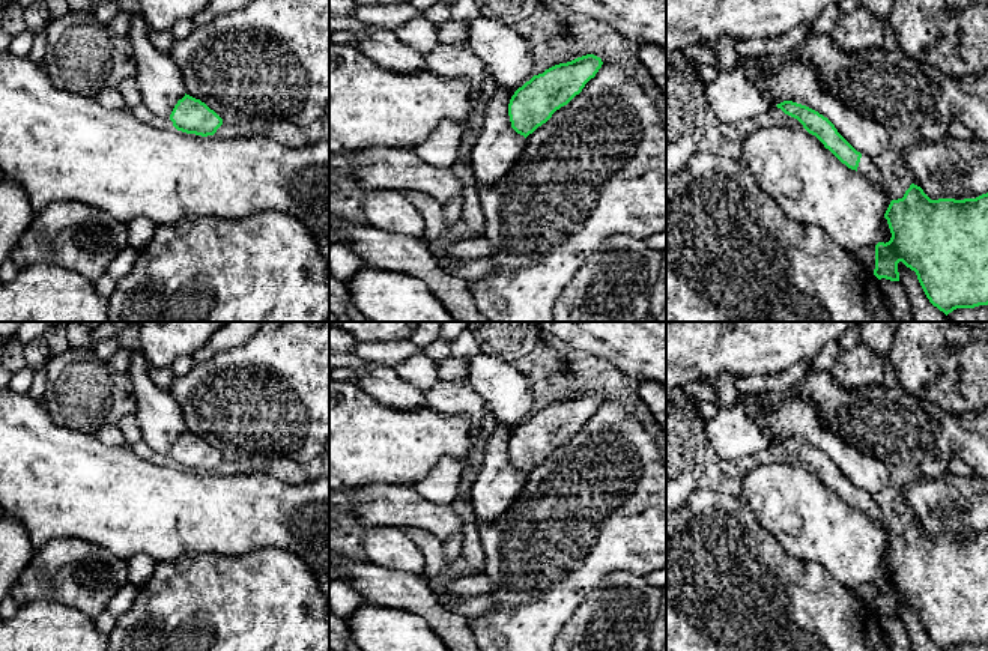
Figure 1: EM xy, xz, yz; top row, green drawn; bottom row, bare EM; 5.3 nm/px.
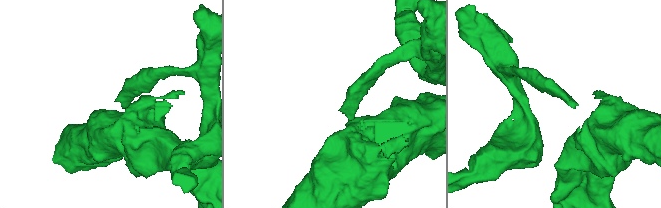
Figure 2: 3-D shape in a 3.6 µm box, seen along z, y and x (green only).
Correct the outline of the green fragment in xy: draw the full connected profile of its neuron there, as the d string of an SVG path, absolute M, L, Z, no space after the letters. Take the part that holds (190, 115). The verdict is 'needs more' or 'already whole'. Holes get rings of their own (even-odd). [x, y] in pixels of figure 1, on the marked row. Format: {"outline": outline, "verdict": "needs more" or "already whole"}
{"outline": "M185 93L174 105L170 120L177 131L202 137L214 135L223 119L205 102Z", "verdict": "already whole"}

